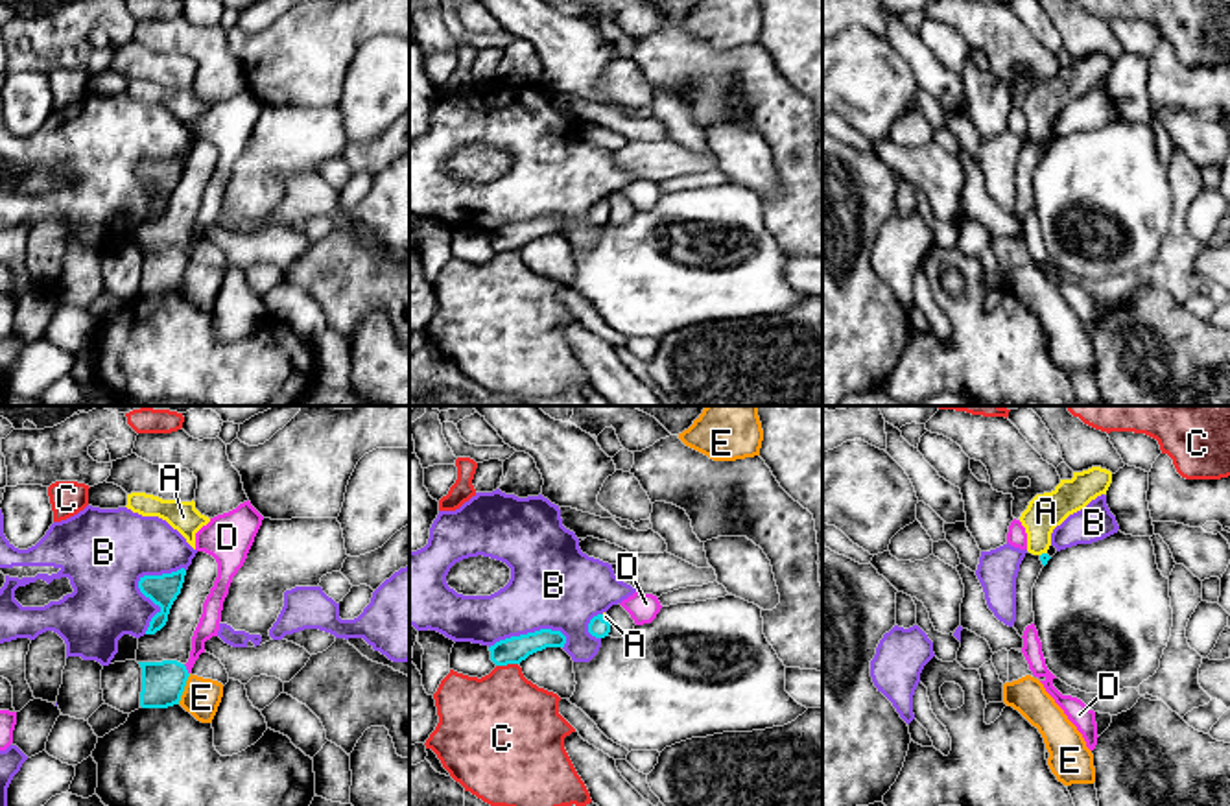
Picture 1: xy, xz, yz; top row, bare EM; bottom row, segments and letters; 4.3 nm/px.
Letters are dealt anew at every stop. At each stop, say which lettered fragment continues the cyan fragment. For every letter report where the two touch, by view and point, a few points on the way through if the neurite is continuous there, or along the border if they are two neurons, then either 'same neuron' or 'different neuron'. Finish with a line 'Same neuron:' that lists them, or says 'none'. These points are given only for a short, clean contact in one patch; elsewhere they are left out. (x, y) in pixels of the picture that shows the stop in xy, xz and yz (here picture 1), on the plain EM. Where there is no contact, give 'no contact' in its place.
A: contact xz (602, 205); way xz (598, 214), (602, 205), (605, 203); same neuron
B: contact xy (139, 174); different neuron
C: contact xz (506, 251); border xz (517, 249), (496, 253); different neuron
D: contact xy (187, 257); different neuron
E: contact xy (183, 275); border xy (190, 260), (177, 290); different neuron
Same neuron: A

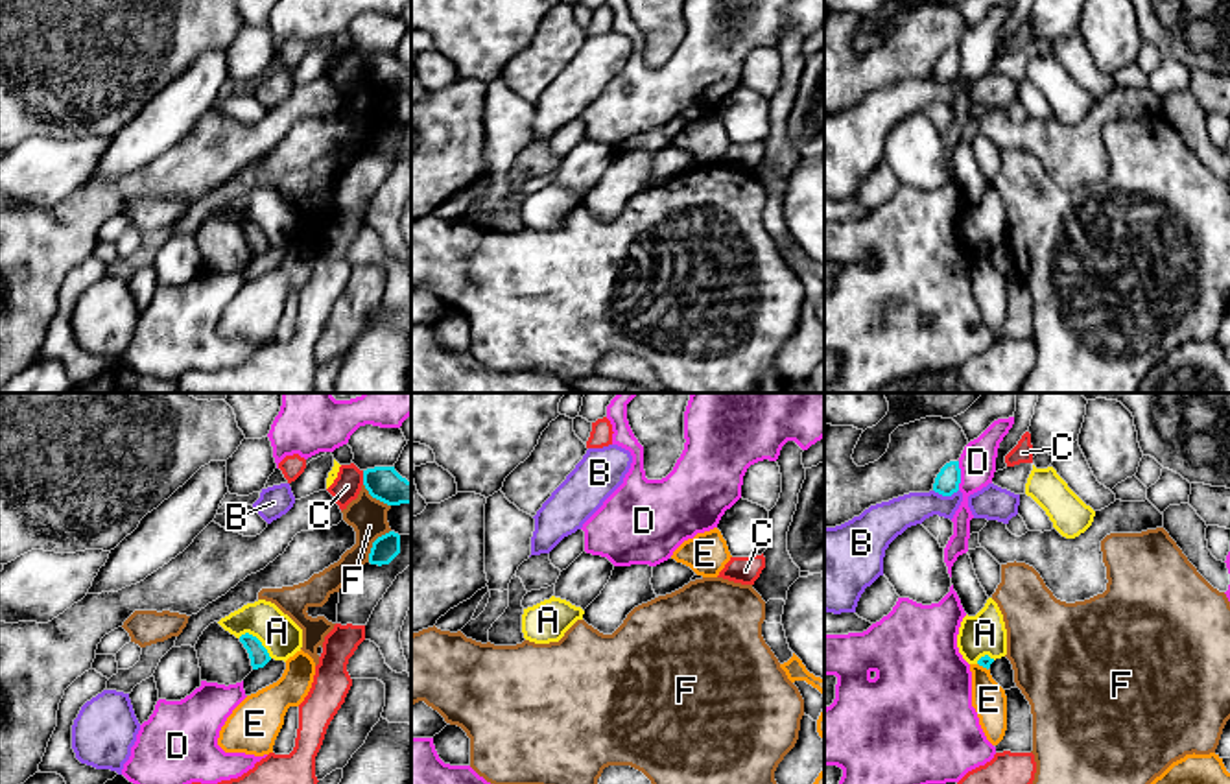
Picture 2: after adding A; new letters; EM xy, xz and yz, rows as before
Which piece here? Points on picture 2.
A: contact xy (257, 225); different neuron
B: contact yz (946, 82); border yz (934, 76), (943, 82), (957, 78); different neuron
C: contact xy (364, 65); different neuron
D: contact yz (959, 63); different neuron
E: contact yz (983, 253); different neuron
F: contact xy (373, 131); border xy (390, 117), (373, 130), (367, 148); different neuron
Same neuron: none

